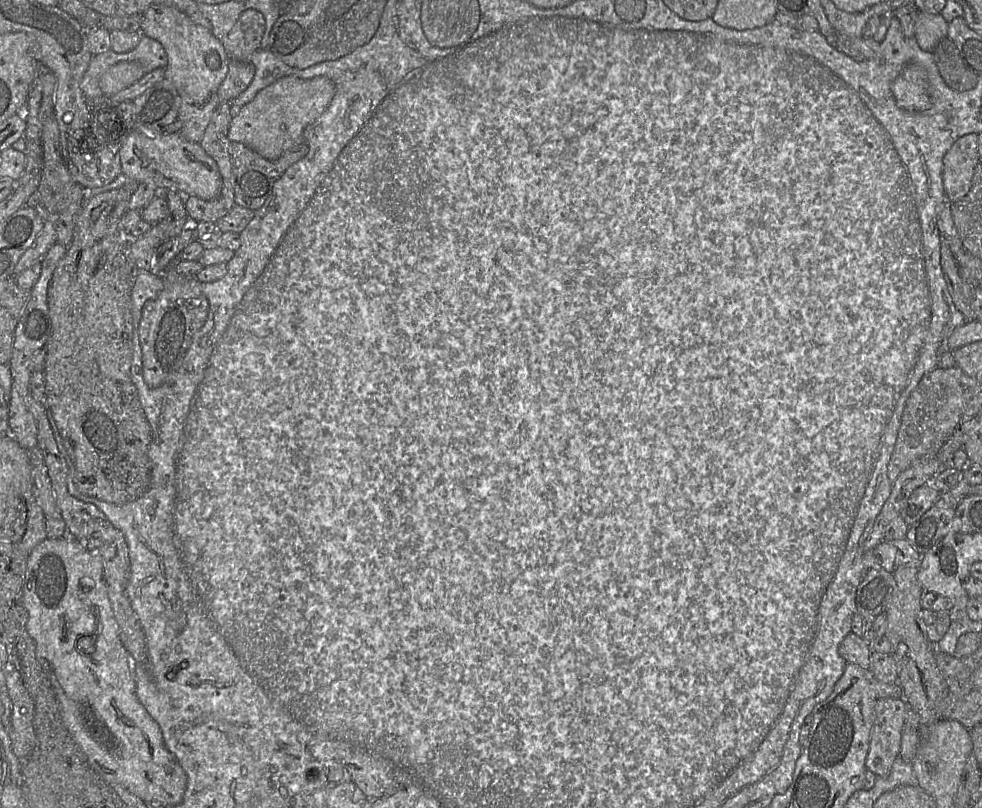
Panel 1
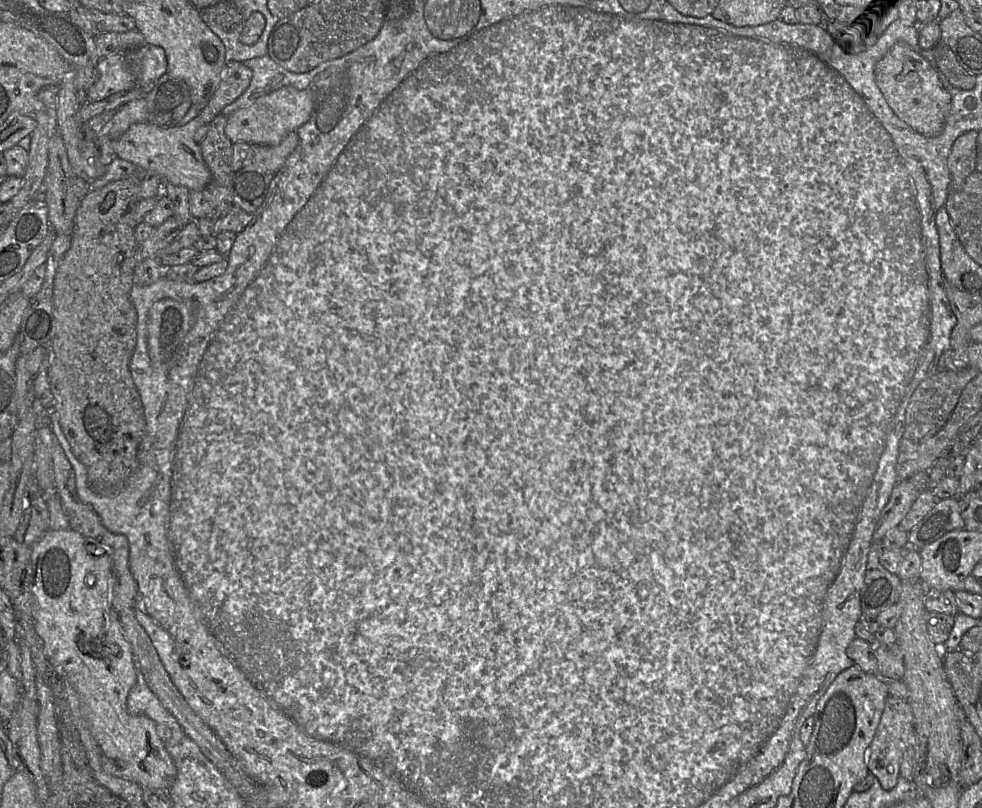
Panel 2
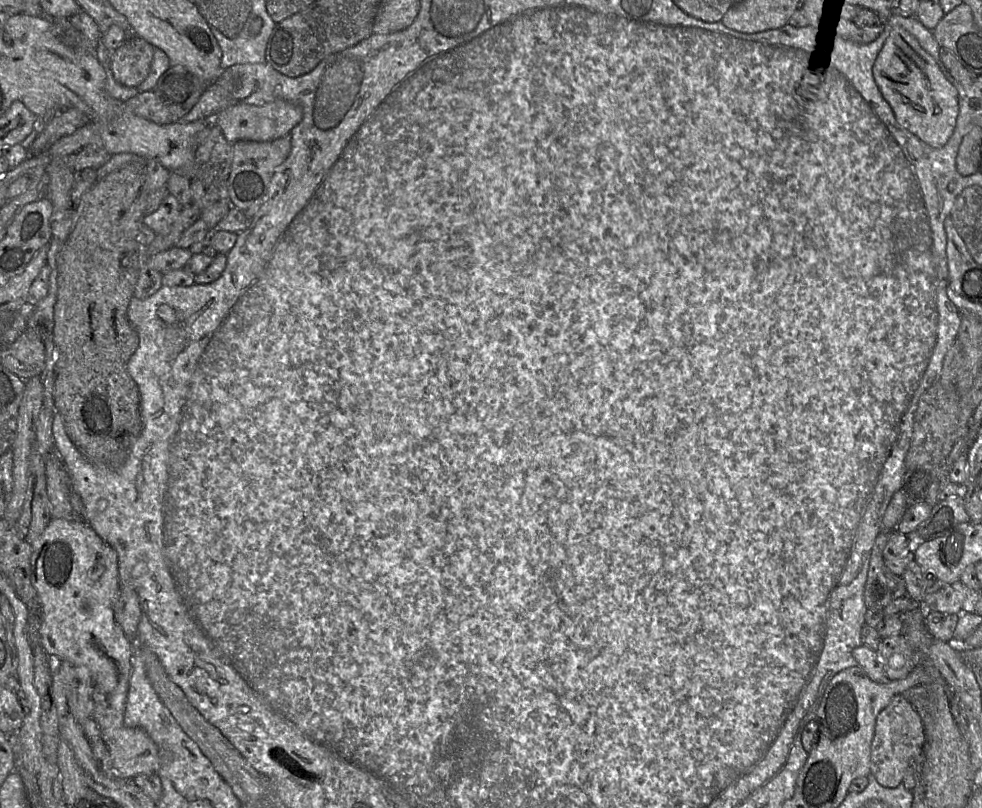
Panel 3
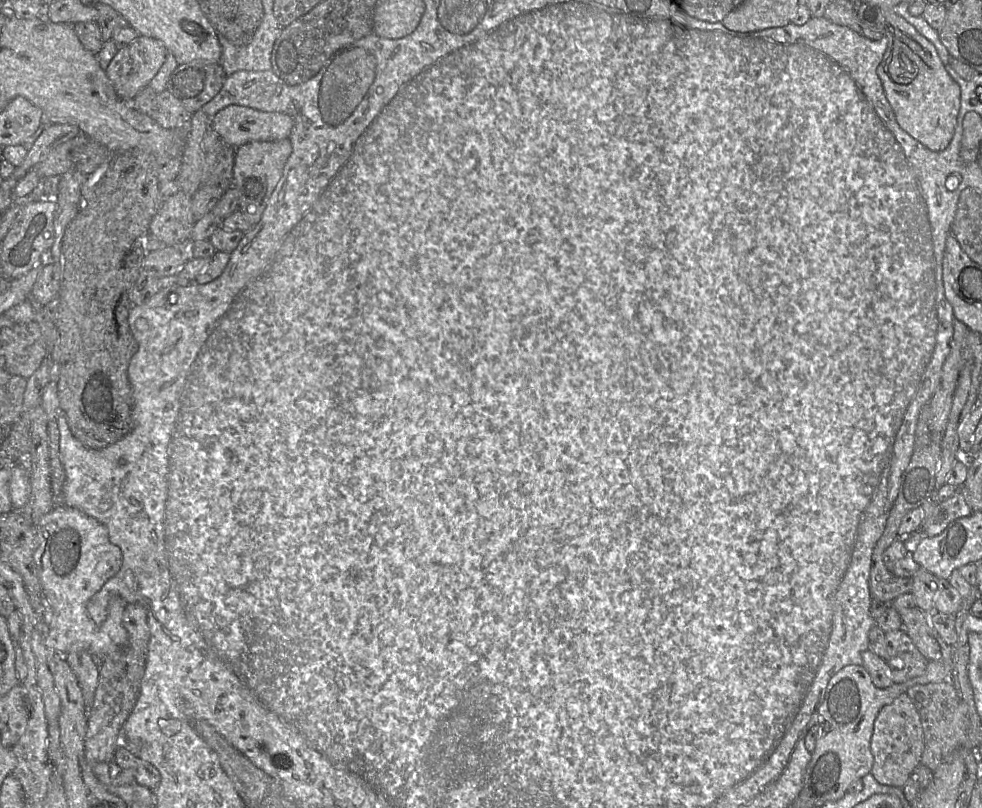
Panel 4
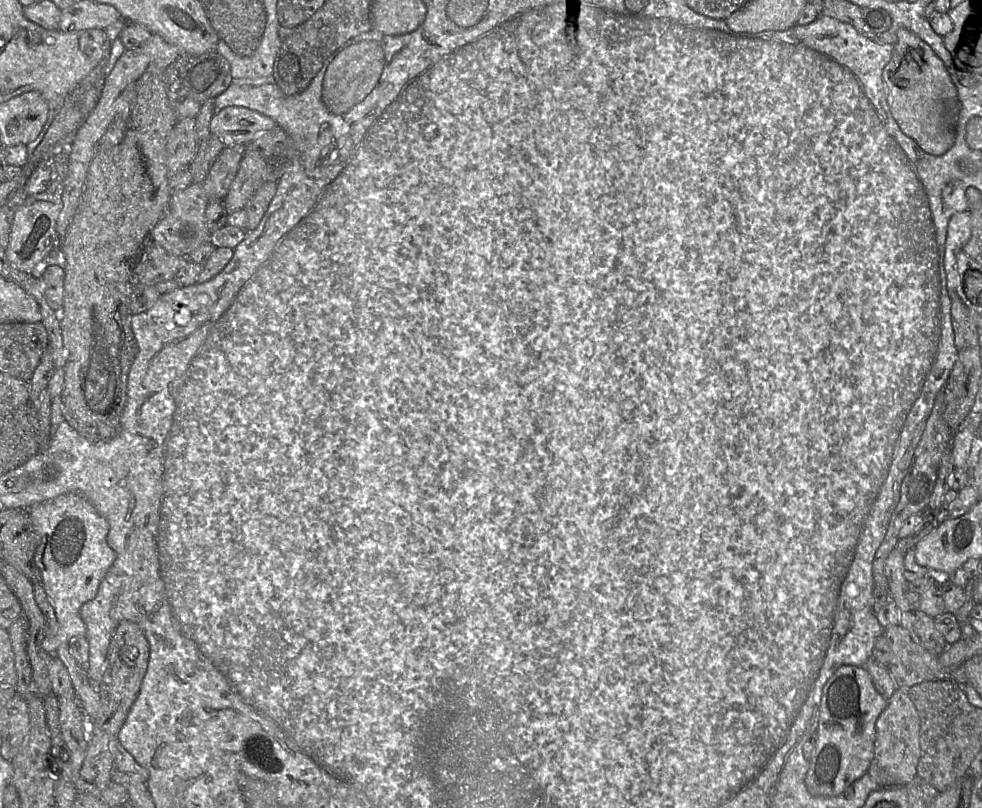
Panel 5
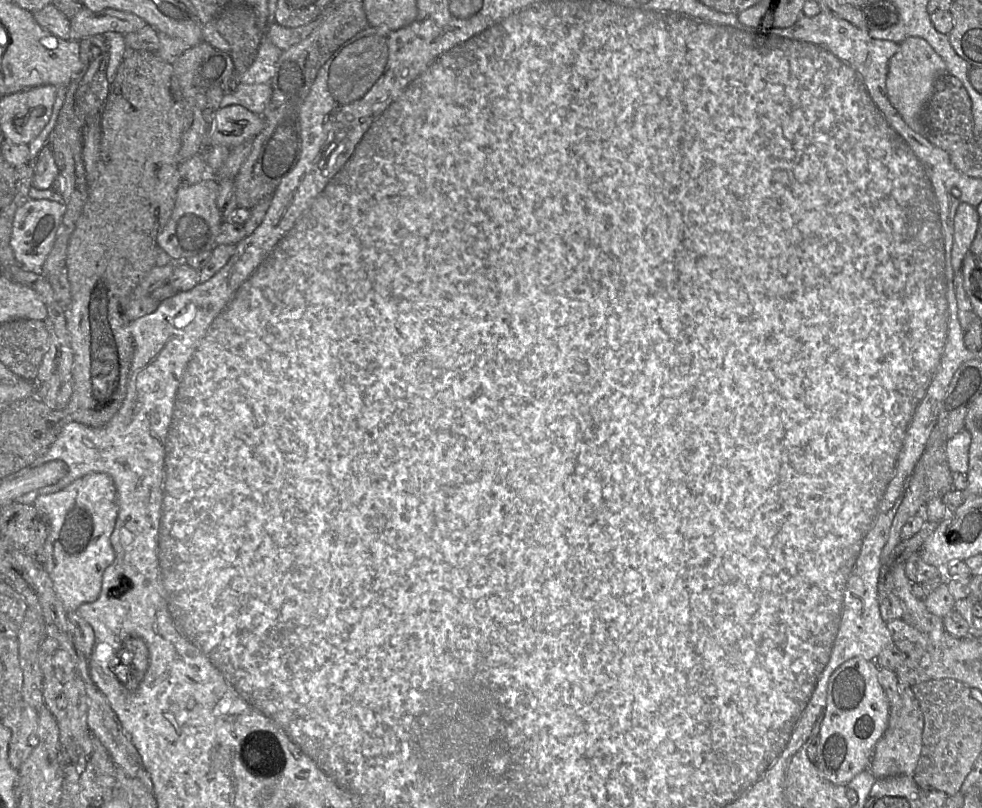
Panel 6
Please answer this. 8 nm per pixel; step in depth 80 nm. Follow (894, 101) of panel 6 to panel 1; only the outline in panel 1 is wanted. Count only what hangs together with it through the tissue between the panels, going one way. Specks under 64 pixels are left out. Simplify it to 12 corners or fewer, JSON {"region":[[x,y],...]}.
{"region":[[907,64],[892,84],[899,108],[931,108],[925,69]]}

